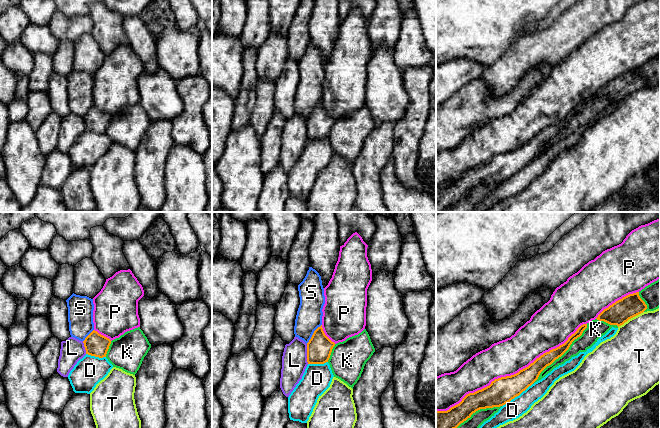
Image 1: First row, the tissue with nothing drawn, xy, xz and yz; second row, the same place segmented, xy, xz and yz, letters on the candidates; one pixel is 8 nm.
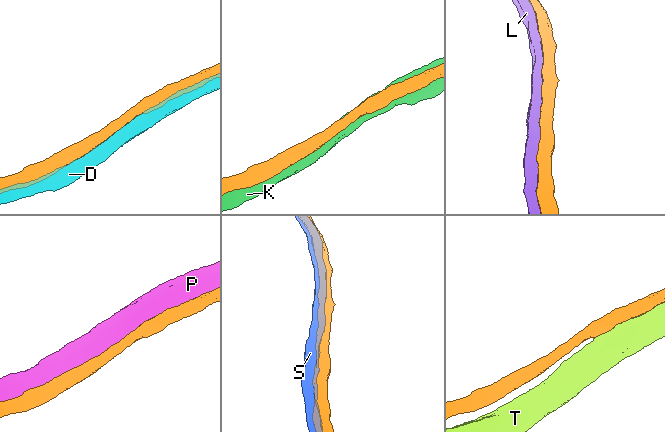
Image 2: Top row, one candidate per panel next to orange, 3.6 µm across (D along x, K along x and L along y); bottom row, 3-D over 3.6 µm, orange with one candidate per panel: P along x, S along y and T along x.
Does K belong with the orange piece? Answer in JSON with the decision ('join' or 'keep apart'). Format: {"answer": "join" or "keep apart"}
{"answer": "keep apart"}

